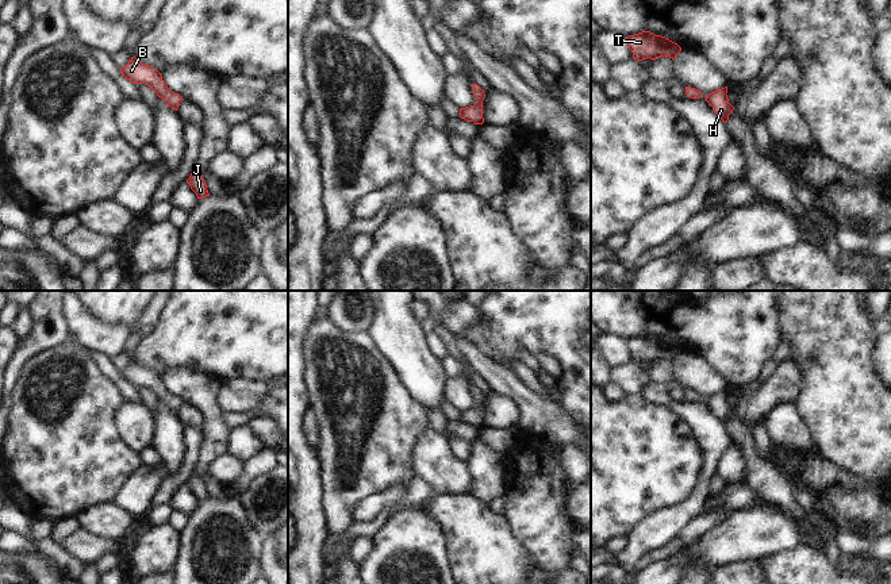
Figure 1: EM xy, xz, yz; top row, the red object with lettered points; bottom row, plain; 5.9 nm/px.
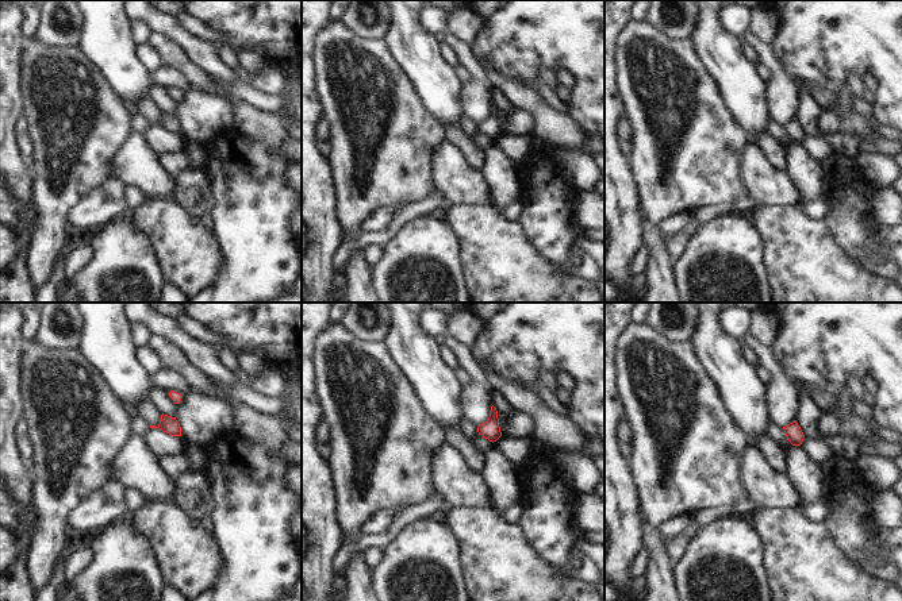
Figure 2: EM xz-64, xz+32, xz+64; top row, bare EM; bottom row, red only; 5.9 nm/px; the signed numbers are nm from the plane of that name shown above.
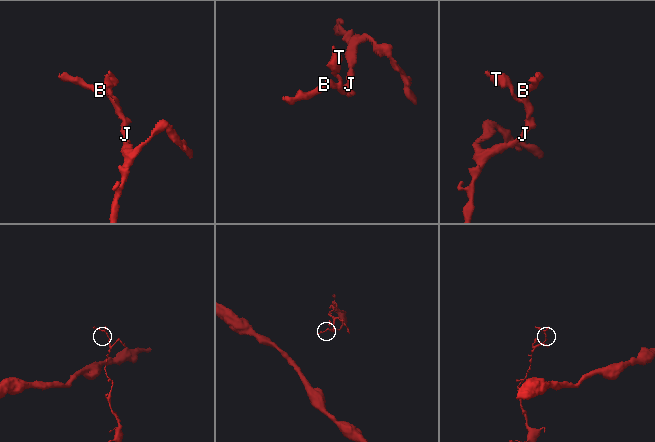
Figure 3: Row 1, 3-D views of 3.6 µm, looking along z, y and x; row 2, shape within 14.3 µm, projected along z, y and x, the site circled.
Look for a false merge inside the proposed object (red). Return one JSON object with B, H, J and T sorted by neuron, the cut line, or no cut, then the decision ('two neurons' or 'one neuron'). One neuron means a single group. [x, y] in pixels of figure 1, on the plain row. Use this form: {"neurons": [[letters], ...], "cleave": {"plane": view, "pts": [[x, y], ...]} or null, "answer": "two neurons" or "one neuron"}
{"neurons": [["B", "H", "J", "T"]], "cleave": null, "answer": "one neuron"}

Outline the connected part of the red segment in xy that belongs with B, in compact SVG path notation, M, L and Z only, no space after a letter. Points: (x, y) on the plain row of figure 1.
M131 360L128 366L120 372L120 376L134 387L150 389L172 412L177 414L180 406L184 403L178 396L168 391L157 372L139 365L135 360Z

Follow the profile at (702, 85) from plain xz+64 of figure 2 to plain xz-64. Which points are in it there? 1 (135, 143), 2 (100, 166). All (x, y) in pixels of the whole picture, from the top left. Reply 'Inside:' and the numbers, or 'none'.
Inside: 2

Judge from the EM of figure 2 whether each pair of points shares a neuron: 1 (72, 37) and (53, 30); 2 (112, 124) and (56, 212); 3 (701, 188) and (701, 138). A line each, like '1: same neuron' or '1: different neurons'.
1: same neuron
2: same neuron
3: same neuron

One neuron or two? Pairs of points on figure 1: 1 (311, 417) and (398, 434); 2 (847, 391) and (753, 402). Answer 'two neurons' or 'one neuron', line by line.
1: two neurons
2: two neurons

